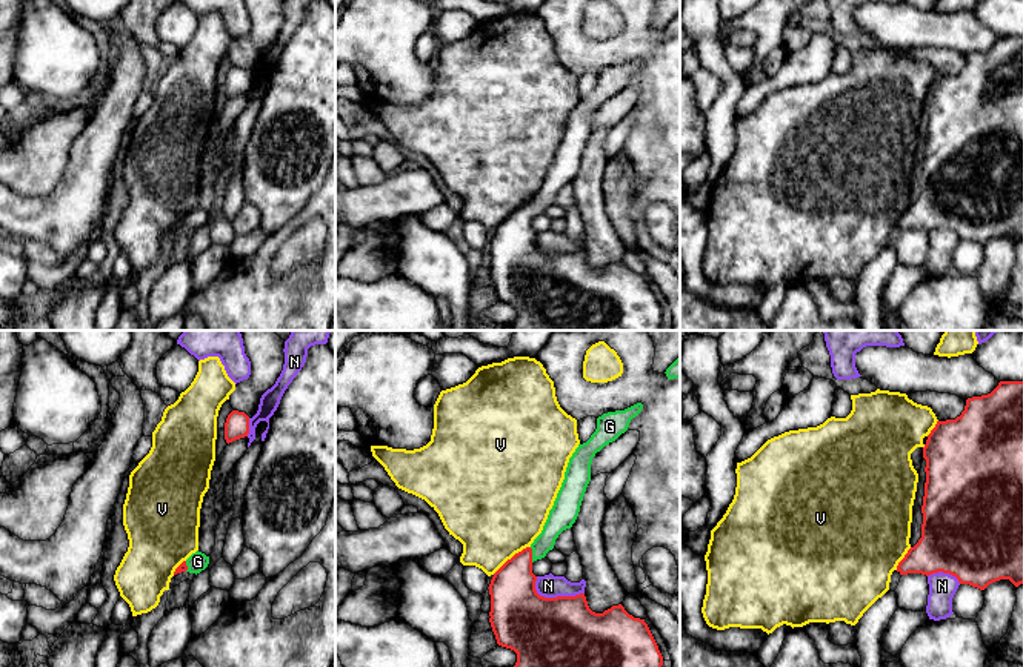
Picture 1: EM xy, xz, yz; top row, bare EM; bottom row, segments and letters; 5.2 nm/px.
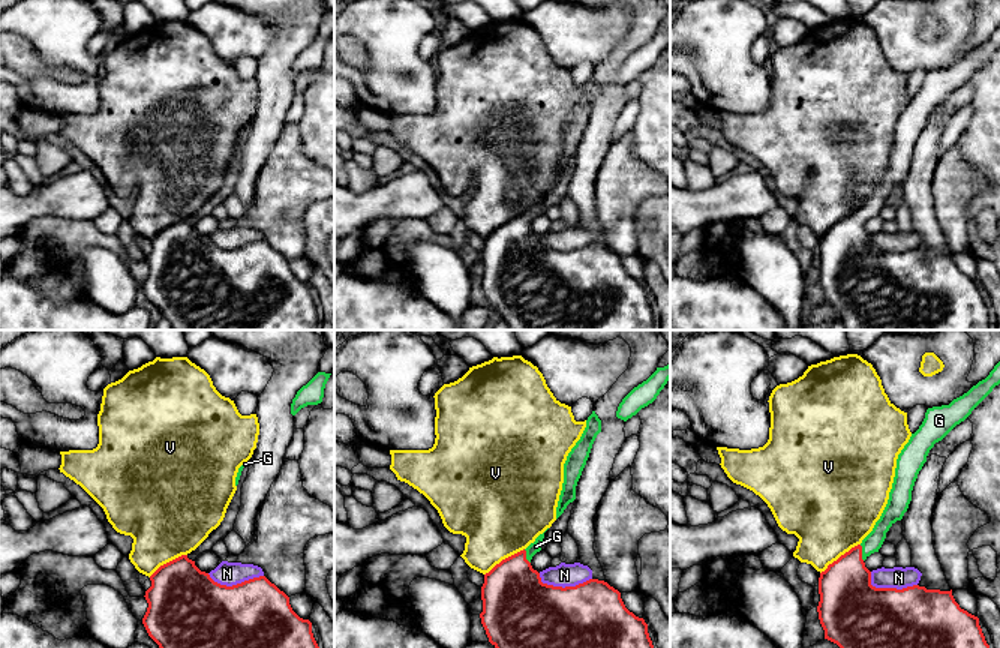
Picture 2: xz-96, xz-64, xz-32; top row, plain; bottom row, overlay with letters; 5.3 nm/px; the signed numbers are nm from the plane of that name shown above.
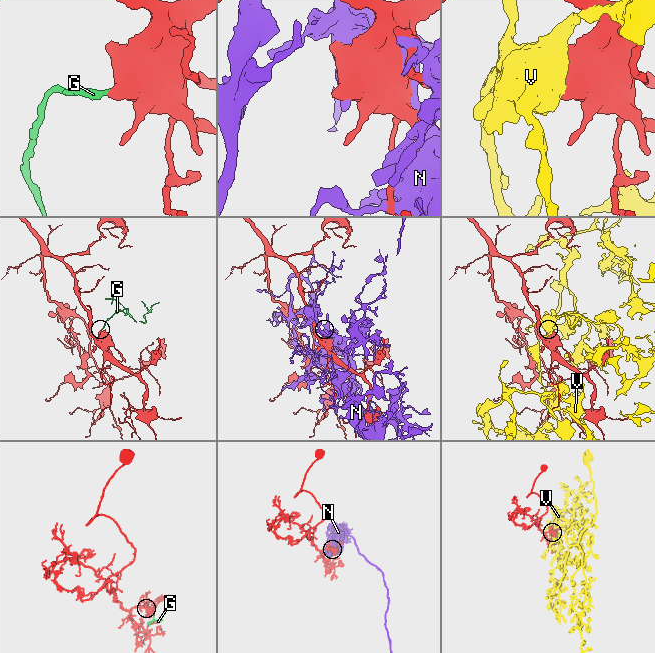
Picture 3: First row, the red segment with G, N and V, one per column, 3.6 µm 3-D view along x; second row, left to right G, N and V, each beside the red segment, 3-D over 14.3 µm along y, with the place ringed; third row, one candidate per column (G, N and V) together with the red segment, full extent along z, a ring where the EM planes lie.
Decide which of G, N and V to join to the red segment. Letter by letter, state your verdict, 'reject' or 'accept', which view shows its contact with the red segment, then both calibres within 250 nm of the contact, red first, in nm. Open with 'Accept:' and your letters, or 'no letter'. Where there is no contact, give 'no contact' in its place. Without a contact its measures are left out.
Accept: G
G: accept; meets red in xz; 260 nm thick on the red side, 130 nm on the other
N: reject; meets red in xz; 480 nm thick on the red side, 120 nm on the other
V: reject; meets red in xz; 260 nm thick on the red side, 480 nm on the other

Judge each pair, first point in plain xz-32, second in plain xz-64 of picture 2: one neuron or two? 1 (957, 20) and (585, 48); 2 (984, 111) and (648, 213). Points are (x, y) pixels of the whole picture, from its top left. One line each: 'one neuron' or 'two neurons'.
1: one neuron
2: one neuron

